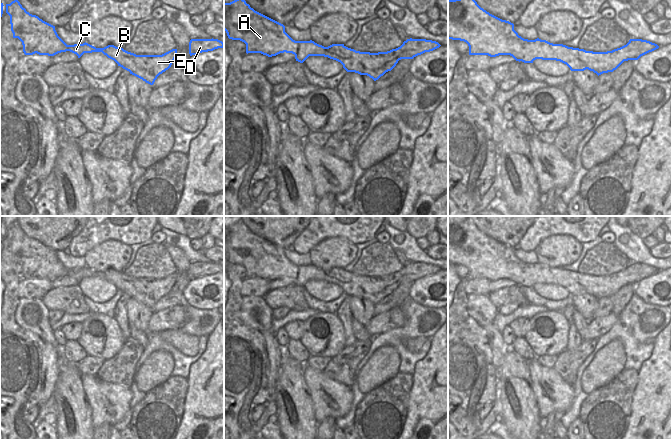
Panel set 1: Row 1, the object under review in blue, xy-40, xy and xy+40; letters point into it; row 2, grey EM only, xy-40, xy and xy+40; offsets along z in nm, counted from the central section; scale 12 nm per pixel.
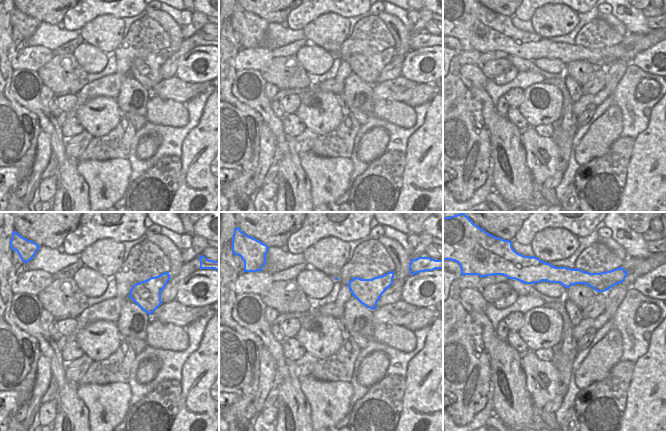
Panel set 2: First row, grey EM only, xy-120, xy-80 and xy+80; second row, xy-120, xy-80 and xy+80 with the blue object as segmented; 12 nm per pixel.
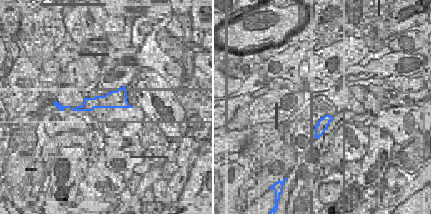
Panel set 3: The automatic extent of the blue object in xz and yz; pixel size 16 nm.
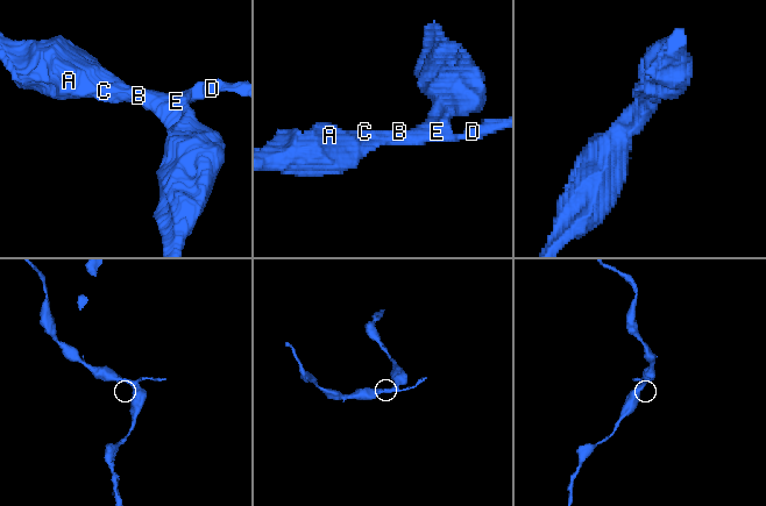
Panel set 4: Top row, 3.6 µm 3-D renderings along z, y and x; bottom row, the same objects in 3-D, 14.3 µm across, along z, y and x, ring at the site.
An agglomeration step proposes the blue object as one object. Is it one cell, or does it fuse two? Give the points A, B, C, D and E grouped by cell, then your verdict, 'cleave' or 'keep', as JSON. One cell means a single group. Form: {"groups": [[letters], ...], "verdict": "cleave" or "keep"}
{"groups": [["A", "B", "C", "D", "E"]], "verdict": "keep"}

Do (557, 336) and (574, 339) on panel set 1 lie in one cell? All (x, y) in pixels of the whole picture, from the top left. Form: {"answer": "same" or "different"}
{"answer": "different"}

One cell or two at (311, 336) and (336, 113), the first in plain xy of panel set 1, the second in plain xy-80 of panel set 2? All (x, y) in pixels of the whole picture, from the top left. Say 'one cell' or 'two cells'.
one cell

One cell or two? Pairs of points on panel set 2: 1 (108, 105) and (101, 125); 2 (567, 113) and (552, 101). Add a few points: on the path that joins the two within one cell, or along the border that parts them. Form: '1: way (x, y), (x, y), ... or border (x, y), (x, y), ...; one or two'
1: way (104, 110), (101, 114), (101, 120); one
2: border (563, 109), (561, 114); two

